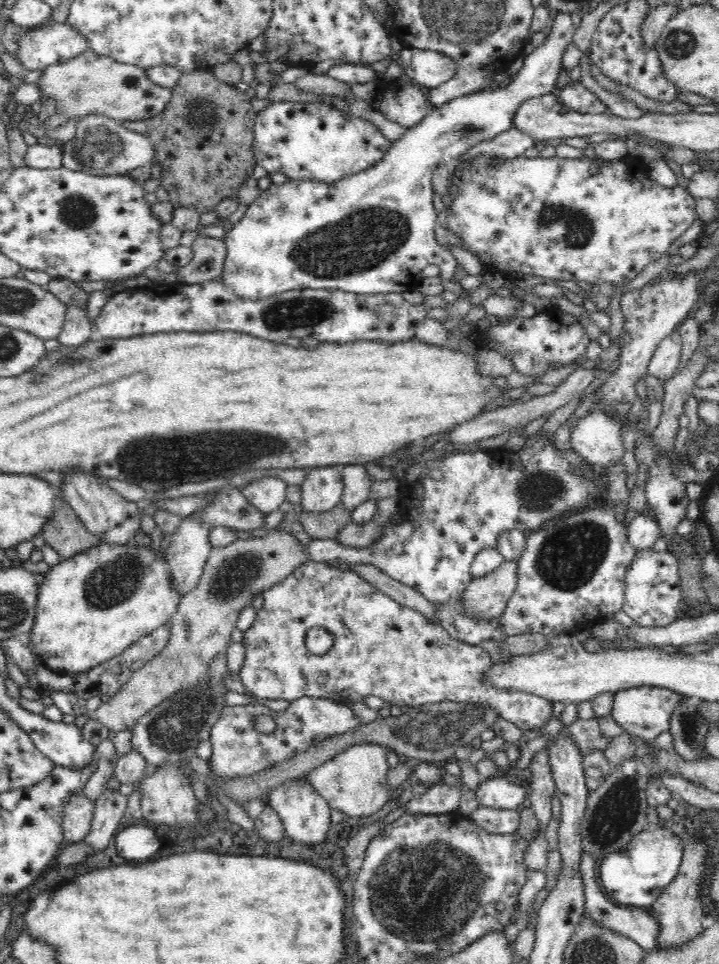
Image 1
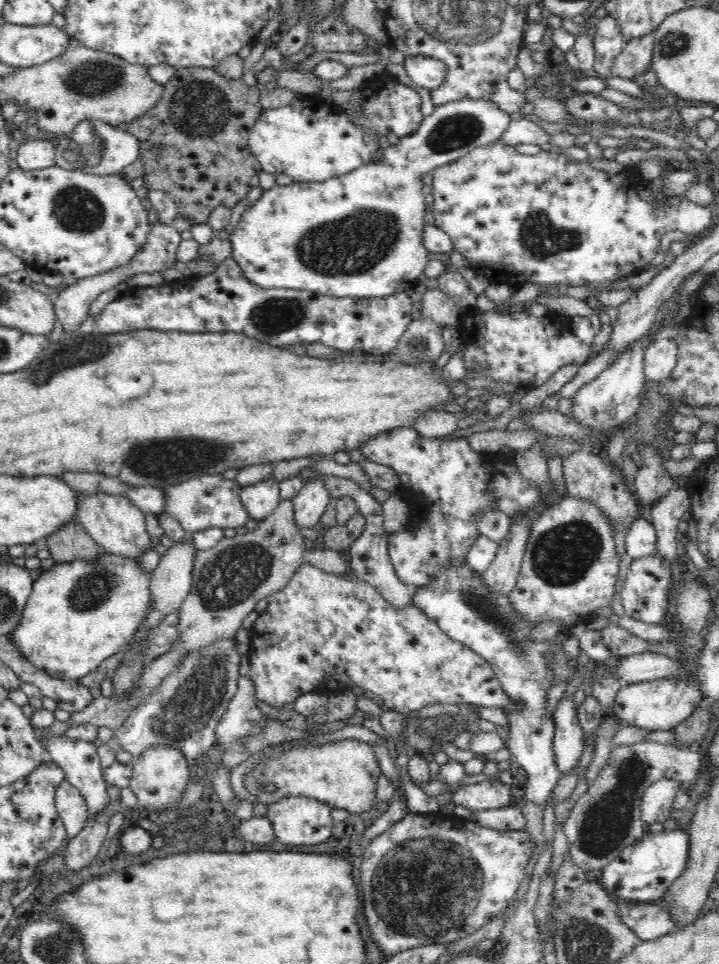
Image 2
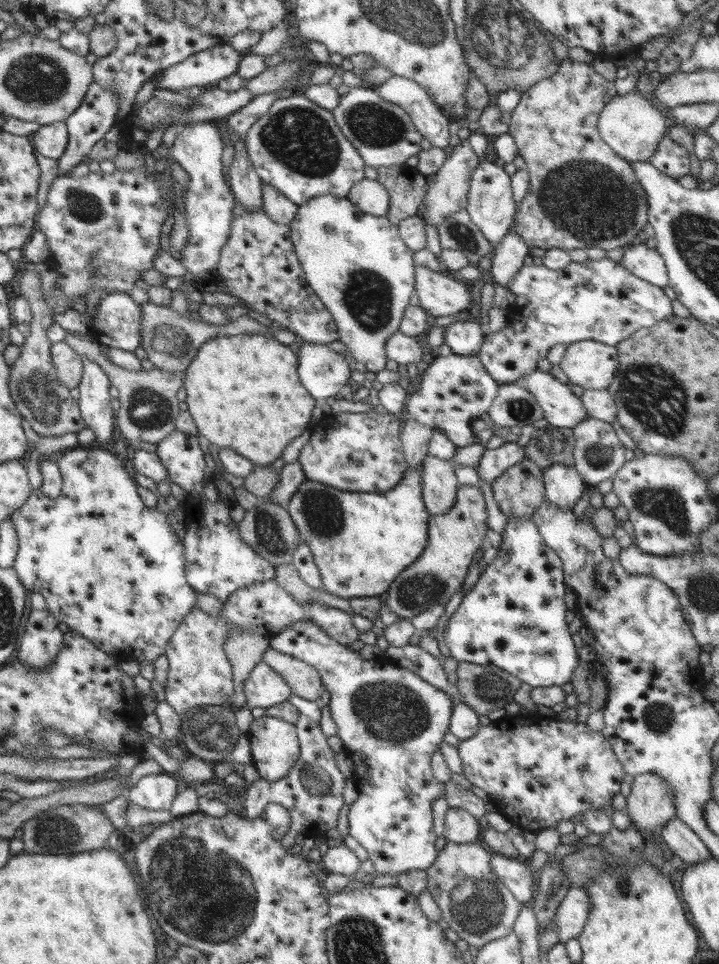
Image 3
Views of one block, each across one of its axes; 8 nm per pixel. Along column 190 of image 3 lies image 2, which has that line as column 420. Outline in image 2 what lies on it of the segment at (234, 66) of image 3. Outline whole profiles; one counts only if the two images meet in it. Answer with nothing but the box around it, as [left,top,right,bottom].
[403,56,447,91]

